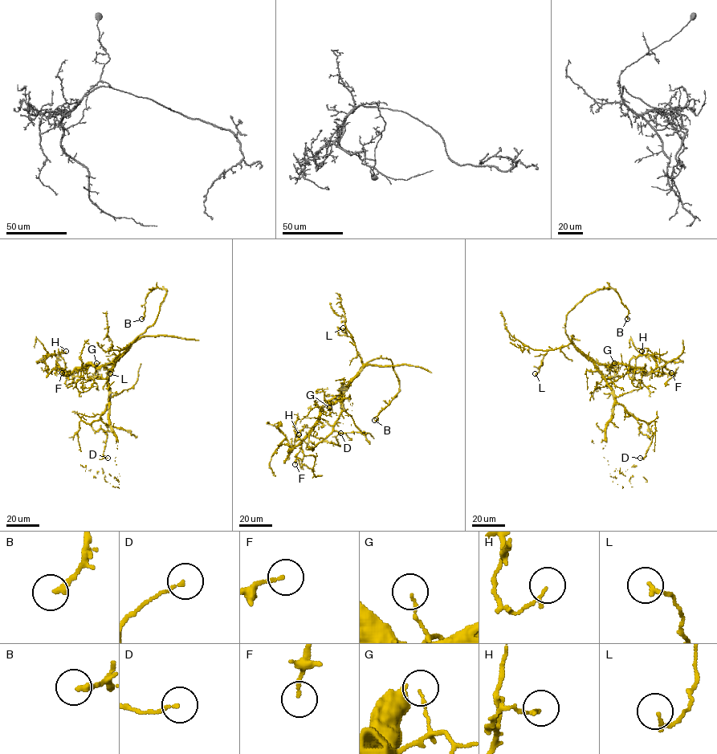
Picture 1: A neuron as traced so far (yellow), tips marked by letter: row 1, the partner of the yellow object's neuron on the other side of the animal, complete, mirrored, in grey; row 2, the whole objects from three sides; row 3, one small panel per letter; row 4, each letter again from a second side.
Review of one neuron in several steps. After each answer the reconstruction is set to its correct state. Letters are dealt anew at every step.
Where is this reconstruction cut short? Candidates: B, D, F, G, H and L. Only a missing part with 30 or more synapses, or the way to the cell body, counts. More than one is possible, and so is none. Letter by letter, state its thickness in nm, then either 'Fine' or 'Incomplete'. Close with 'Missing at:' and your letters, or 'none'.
B: Thickness 260 nm. Fine
D: Thickness 120 nm. Fine
F: Thickness 120 nm. Fine
G: Thickness 110 nm. Fine
H: Thickness 120 nm. Fine
L: Thickness 140 nm. Fine
Missing at: none

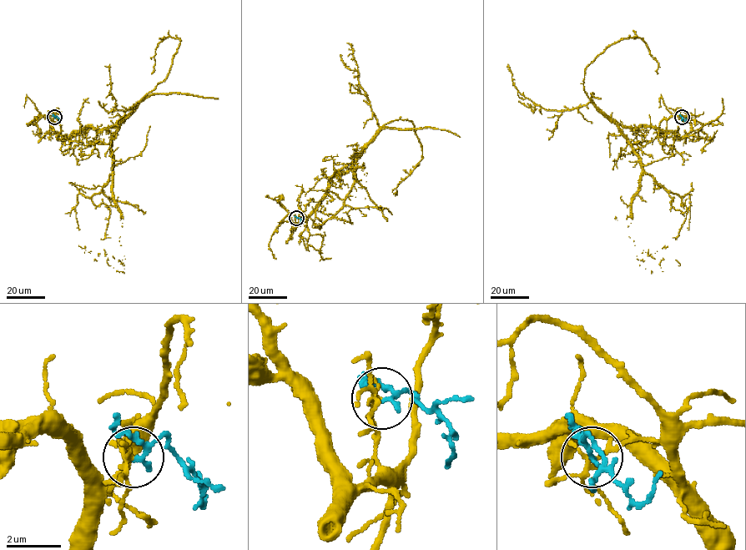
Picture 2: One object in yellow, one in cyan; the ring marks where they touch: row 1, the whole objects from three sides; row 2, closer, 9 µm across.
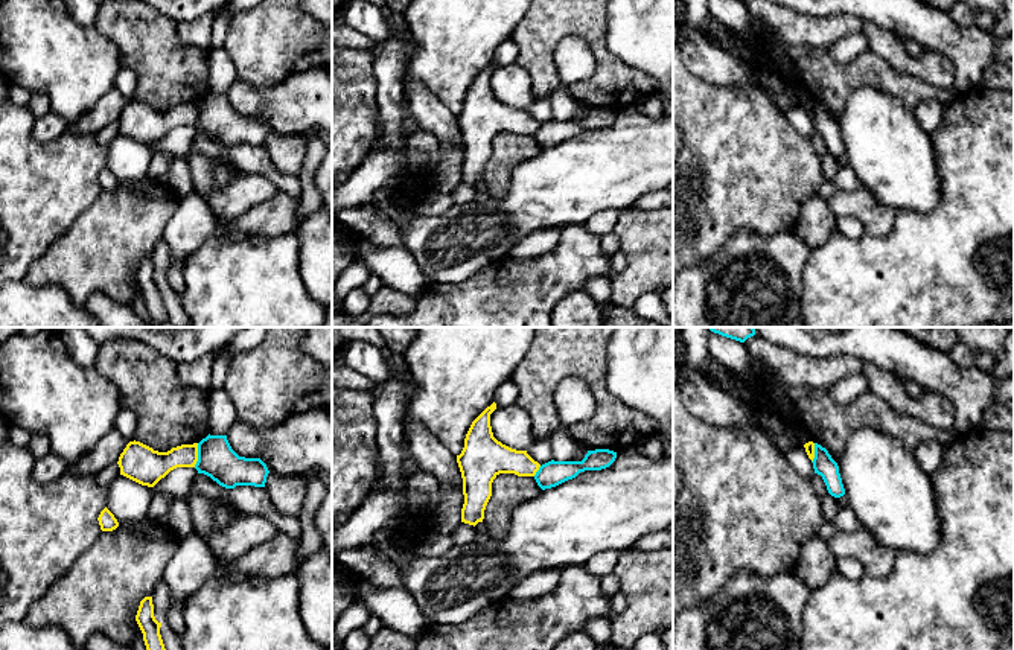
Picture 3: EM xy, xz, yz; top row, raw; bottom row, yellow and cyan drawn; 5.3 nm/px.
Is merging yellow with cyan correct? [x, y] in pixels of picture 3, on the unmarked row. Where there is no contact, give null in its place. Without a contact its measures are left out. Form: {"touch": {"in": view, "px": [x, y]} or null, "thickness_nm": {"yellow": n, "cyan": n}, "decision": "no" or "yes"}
{"touch": {"in": "xy", "px": [197, 114]}, "thickness_nm": {"yellow": 170, "cyan": 200}, "decision": "no"}

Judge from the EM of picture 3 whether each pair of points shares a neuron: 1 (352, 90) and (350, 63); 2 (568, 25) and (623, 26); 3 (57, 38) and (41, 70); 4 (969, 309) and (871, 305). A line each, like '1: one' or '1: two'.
1: one
2: two
3: one
4: one

